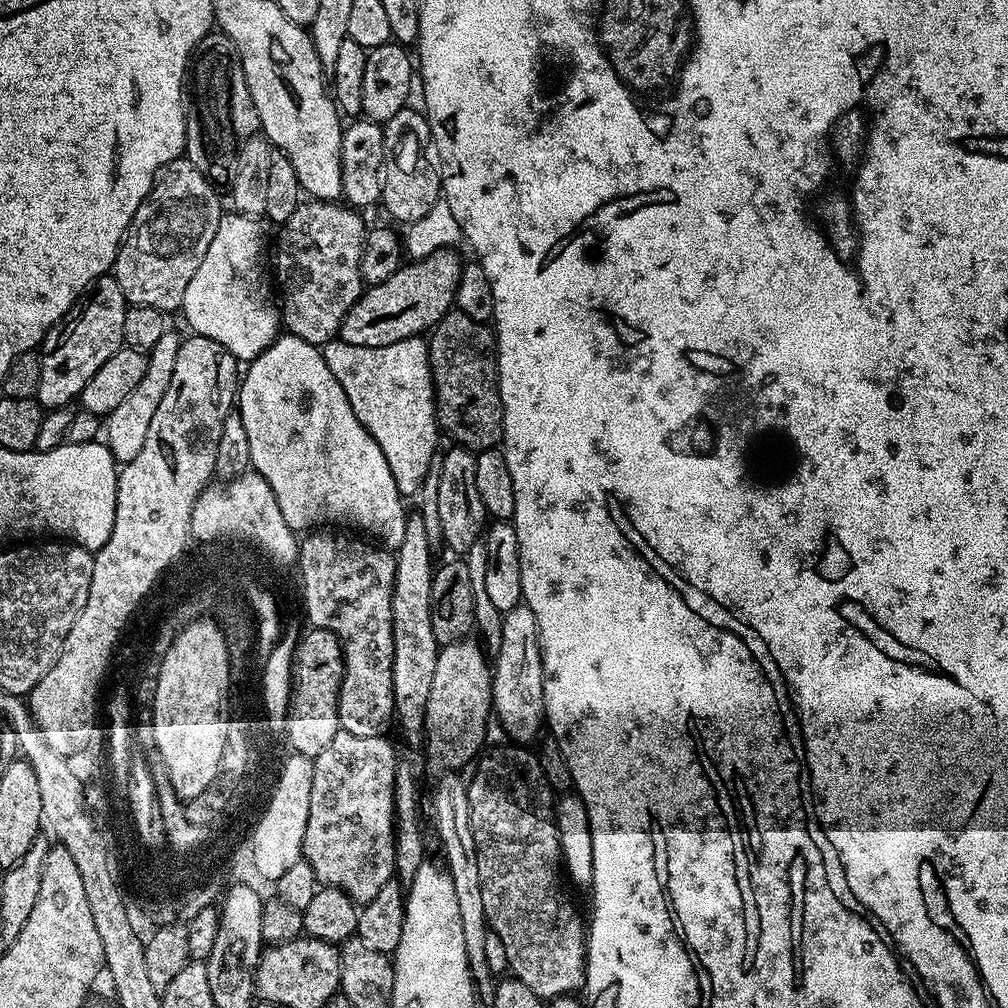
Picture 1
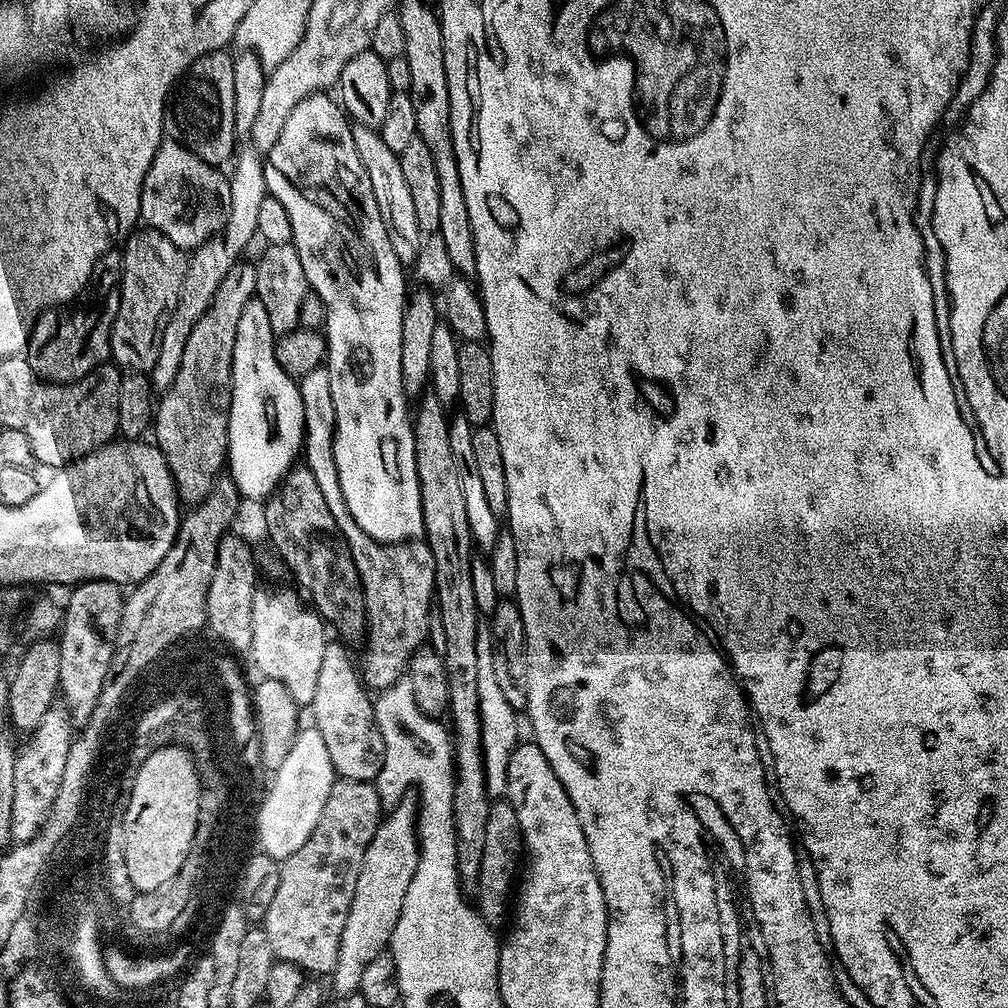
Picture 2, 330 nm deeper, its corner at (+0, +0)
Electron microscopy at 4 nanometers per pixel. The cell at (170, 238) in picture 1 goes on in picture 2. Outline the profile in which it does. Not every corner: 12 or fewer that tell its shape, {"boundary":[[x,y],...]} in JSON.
{"boundary":[[147,226],[123,241],[110,360],[151,373],[188,256]]}

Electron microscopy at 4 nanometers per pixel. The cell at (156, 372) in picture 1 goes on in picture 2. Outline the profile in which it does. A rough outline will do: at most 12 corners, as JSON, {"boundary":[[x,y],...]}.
{"boundary":[[251,146],[228,176],[223,228],[191,249],[178,306],[150,373],[163,394],[178,378],[194,322],[258,236],[269,196]]}

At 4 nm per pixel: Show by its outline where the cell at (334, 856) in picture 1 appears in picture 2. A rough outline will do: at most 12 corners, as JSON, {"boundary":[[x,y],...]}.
{"boundary":[[337,779],[280,865],[262,929],[276,960],[332,973],[375,783]]}

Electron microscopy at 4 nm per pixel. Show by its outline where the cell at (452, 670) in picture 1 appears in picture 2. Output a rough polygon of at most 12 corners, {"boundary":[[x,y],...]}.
{"boundary":[[417,801],[391,805],[362,858],[330,980],[357,991],[391,945],[418,870]]}

